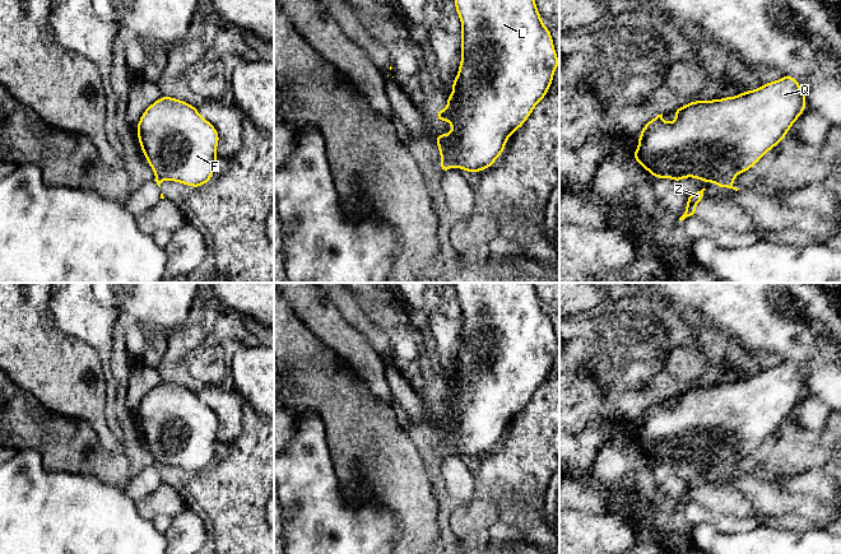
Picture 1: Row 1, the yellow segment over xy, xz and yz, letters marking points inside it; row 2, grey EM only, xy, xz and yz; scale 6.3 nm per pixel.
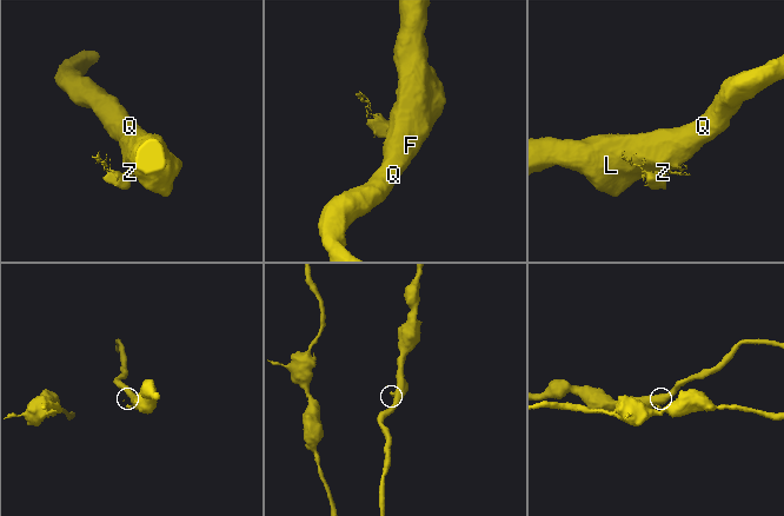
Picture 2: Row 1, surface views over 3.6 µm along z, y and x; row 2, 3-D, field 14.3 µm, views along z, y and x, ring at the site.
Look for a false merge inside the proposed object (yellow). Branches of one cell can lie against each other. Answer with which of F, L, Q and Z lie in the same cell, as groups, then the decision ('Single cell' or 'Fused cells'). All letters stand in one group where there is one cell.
Groups: F L Q / Z. Fused cells

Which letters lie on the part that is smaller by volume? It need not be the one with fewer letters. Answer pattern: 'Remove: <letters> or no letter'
Remove: Z

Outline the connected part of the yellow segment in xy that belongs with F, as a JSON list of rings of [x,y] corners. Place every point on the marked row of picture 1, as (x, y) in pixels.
[[[161,97],[144,111],[136,132],[155,177],[191,187],[210,181],[219,135],[190,103]]]

